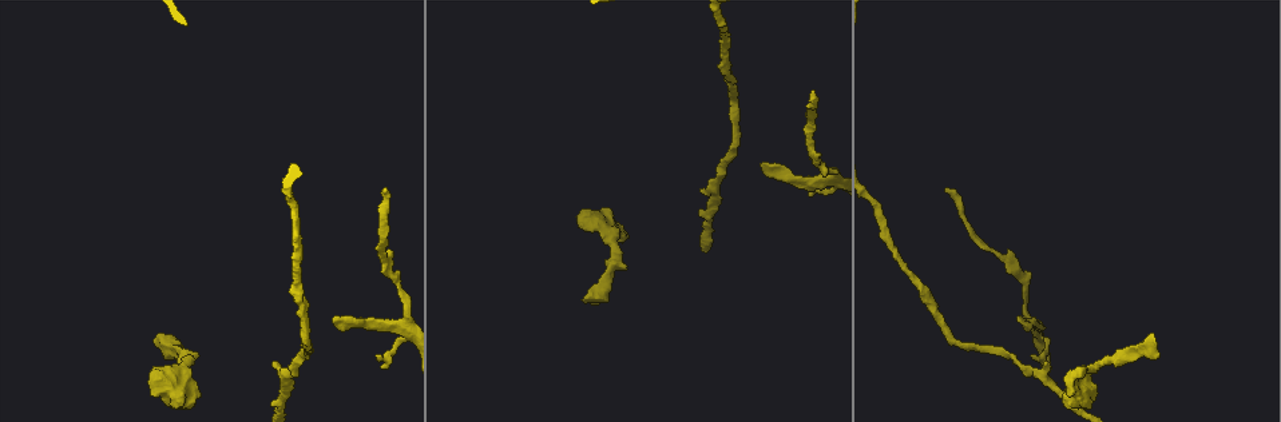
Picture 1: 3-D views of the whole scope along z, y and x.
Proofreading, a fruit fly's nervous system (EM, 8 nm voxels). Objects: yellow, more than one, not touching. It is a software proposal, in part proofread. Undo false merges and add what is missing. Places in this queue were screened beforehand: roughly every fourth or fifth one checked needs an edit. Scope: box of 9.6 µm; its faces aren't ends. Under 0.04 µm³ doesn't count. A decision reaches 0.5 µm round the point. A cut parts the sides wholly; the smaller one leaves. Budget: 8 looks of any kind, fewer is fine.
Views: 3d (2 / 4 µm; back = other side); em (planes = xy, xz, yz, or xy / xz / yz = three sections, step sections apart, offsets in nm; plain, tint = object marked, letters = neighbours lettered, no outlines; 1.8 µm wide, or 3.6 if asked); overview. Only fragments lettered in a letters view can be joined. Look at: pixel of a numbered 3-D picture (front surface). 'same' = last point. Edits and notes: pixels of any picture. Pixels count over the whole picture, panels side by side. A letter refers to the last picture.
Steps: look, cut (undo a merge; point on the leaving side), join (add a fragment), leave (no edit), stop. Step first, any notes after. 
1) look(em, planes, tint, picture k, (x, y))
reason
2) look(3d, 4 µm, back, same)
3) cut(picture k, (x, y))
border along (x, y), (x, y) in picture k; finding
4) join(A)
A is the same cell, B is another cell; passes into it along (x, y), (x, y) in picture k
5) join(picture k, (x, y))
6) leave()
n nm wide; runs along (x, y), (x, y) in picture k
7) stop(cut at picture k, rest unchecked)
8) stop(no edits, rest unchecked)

look(em, planes, letters, picture 1, (584, 300))
free end

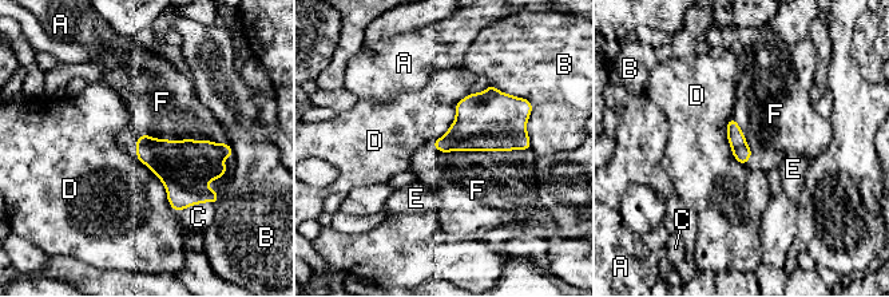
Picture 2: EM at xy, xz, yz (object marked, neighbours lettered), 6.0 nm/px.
join(F)
F is the same cell, A, B, C, D and E are other cells; the neuron continues

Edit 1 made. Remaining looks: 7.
look(overview)
see it whole again

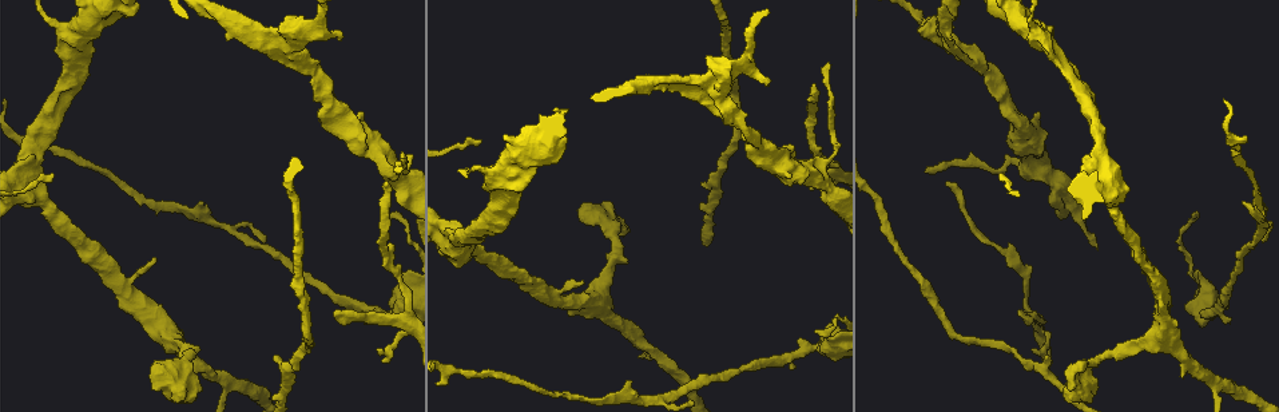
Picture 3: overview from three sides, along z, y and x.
look(em, 3.6 µm, xy, step 4, tint, picture 3, (957, 40))
branch point

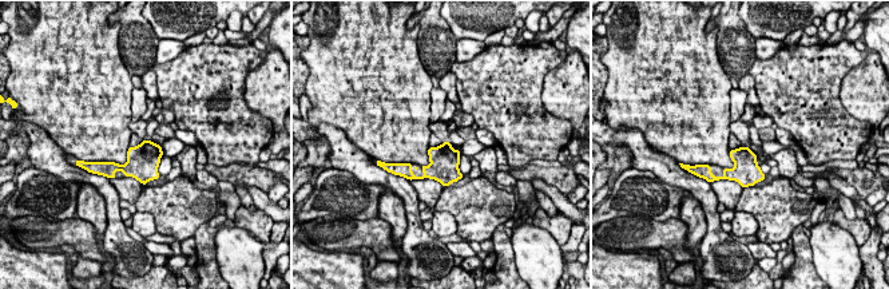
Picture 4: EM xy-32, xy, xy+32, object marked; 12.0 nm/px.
look(em, 3.6 µm, planes, letters, same)
cut it another way

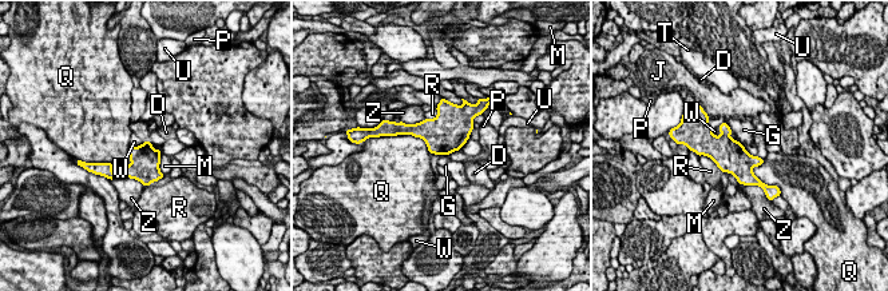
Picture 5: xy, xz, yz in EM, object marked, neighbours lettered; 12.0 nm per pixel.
leave()
360 nm wide; D, G, J, M, P, Q, R, T, U, W and Z are other cells; border along (143, 142), (130, 147) in picture 5; all the same neuron

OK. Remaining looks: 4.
stop(join at picture 2, rest unchecked)

